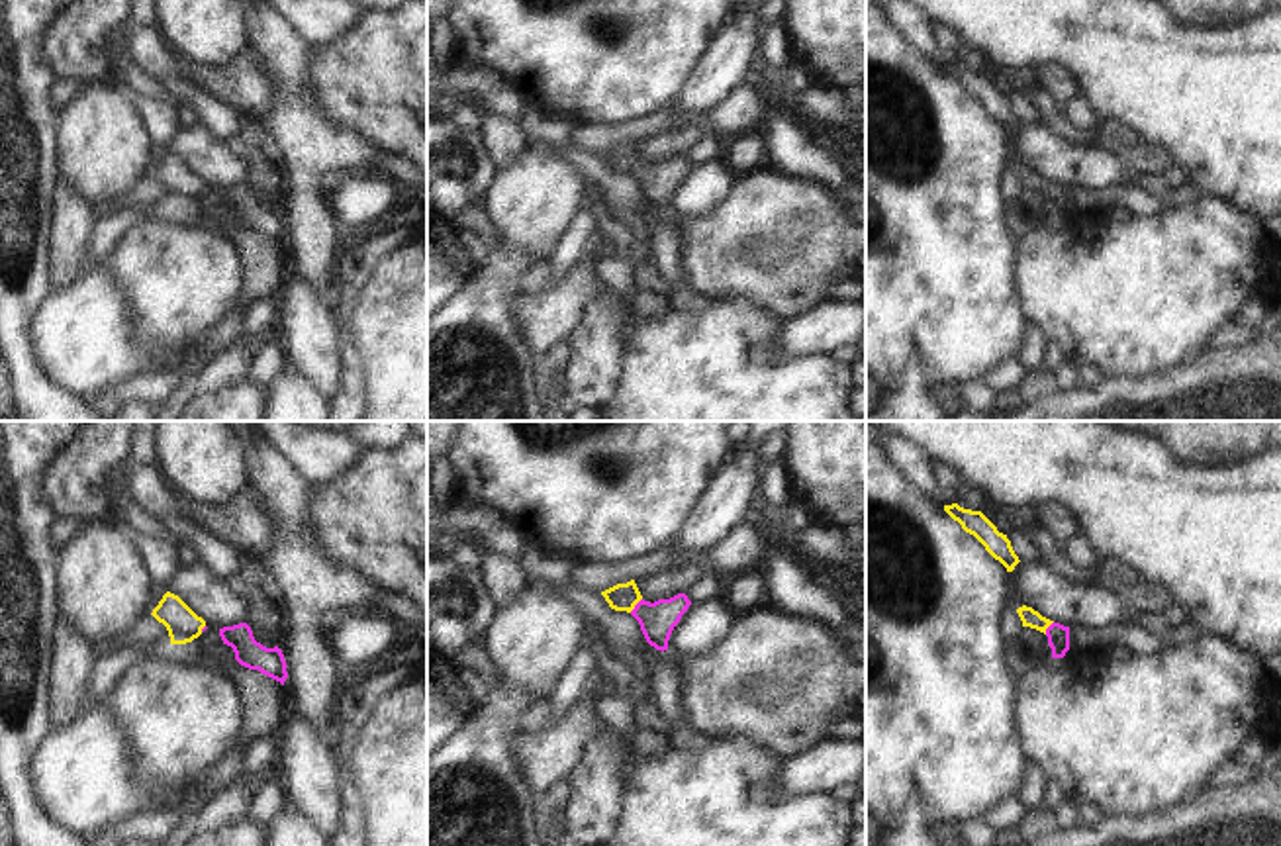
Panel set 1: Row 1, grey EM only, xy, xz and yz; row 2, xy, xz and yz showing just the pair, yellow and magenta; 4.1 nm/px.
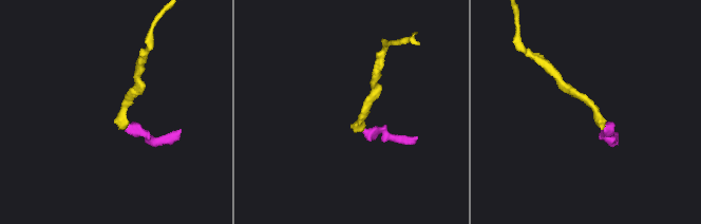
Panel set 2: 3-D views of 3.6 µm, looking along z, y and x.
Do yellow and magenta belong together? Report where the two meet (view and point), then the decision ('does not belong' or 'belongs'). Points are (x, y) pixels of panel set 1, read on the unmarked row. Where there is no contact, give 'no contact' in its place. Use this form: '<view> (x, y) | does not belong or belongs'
xz (635, 165) | belongs

